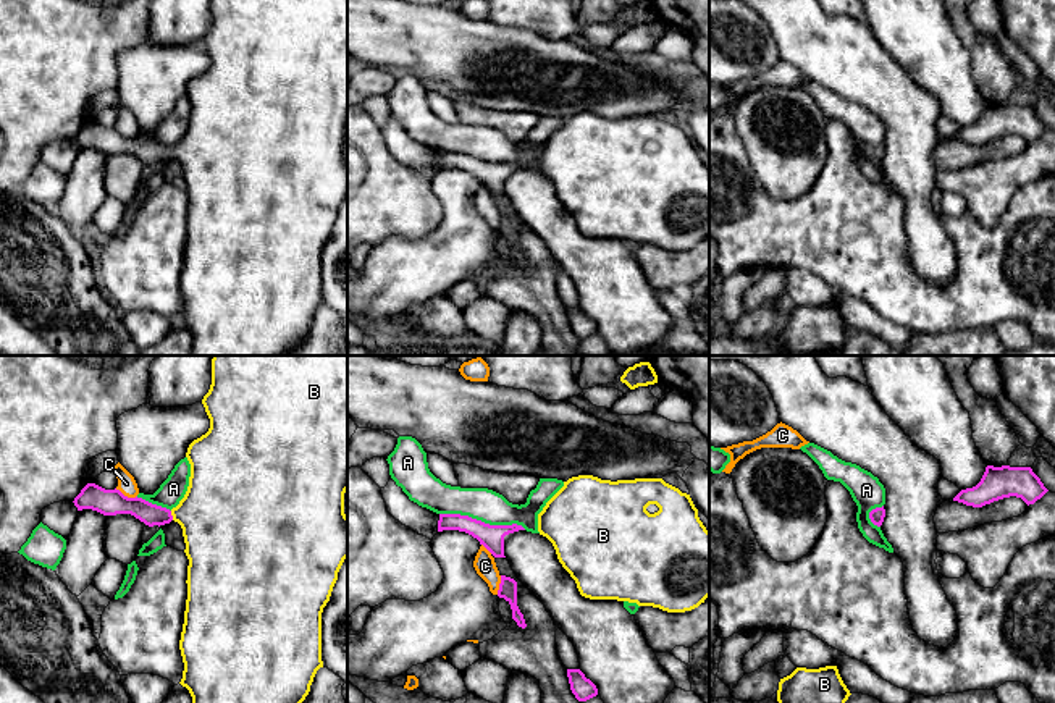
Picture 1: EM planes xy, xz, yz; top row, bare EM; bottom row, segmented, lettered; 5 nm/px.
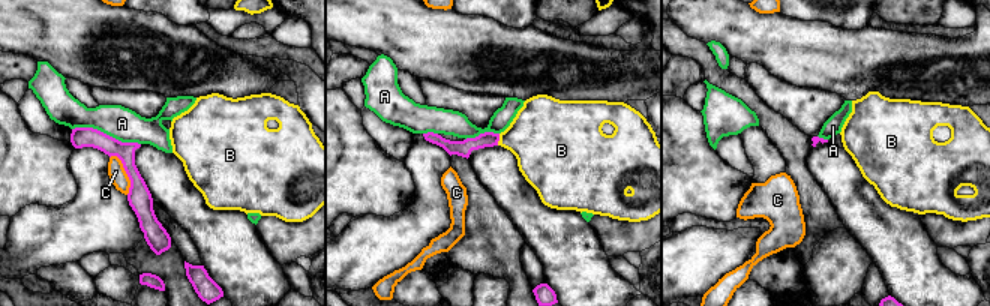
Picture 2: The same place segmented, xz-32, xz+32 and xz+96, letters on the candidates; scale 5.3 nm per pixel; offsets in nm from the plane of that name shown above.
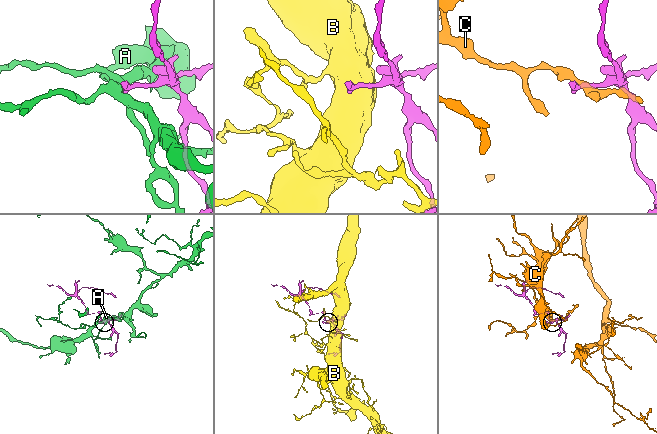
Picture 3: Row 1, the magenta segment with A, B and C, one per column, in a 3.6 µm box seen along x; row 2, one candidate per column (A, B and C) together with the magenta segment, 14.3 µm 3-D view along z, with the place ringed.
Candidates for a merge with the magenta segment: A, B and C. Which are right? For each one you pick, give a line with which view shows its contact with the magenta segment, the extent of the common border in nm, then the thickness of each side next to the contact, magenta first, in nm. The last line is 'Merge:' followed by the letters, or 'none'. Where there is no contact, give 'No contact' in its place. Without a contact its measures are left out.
B: Touches magenta in xy. Shared border 50 nm. Thickness 110 nm (magenta) against 420 nm
Merge: B

